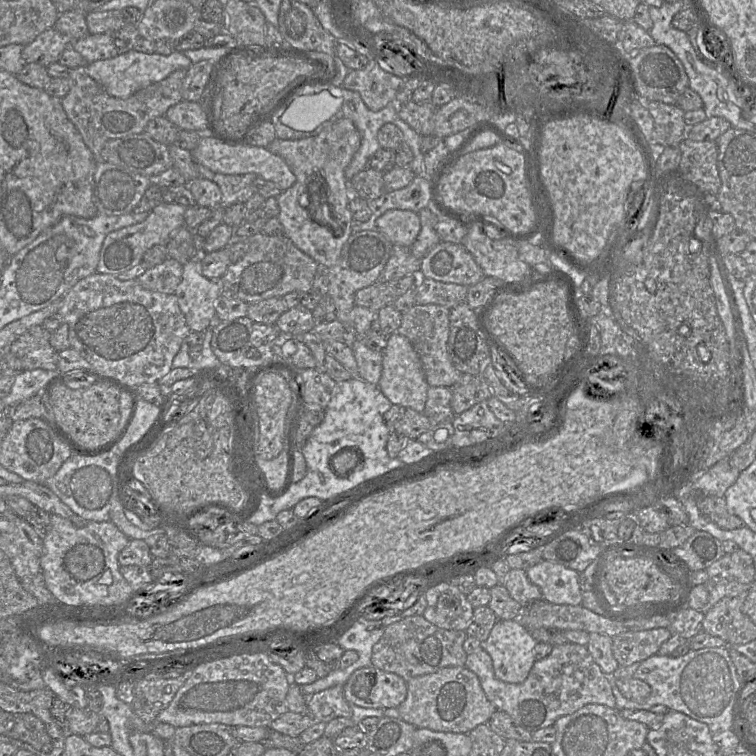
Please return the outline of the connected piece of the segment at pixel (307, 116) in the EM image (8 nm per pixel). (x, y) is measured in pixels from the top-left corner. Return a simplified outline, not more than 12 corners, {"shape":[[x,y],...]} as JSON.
{"shape":[[325,90],[299,95],[281,122],[310,132],[330,121],[343,98]]}

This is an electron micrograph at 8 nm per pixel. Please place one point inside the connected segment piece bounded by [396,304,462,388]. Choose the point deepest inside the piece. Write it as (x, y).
(427, 328)

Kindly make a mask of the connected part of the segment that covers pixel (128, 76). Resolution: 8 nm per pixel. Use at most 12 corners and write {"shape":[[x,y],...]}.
{"shape":[[134,49],[85,66],[111,96],[126,99],[189,69],[183,52]]}

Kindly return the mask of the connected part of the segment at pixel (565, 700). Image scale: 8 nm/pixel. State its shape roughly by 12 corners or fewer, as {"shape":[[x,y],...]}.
{"shape":[[482,646],[464,666],[531,733],[588,704],[616,708],[587,647],[553,646],[521,684]]}

